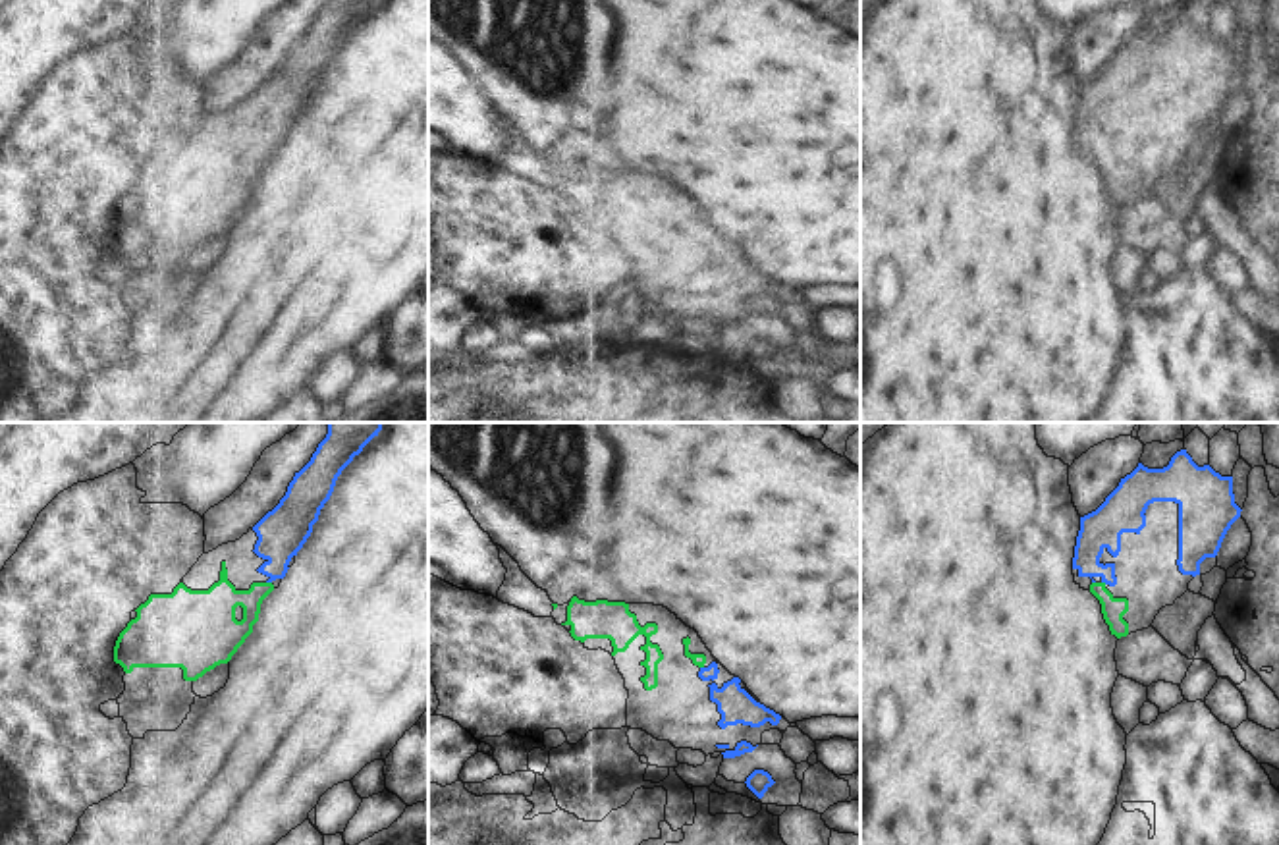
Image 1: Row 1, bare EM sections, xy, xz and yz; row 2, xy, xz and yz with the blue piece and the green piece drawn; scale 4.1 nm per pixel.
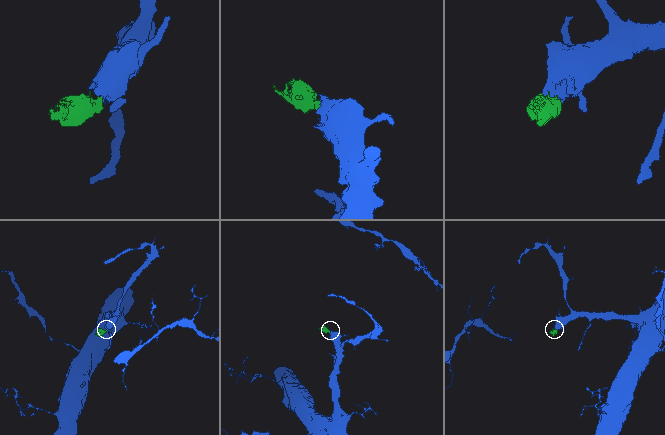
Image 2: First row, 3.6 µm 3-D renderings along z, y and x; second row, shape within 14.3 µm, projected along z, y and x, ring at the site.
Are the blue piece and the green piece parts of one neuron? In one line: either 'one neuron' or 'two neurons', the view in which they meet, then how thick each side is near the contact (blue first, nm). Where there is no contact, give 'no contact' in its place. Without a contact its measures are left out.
one neuron; contact in xy; calibres 200 and 160 nm

